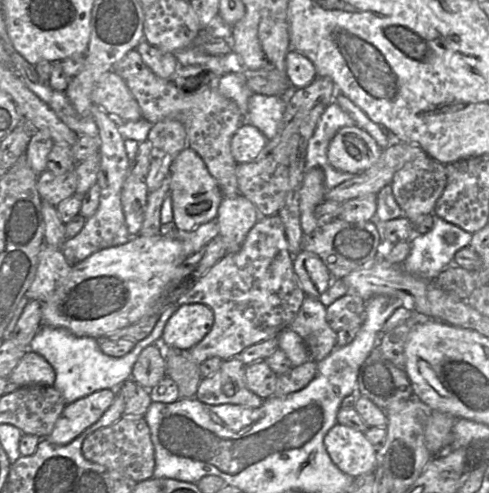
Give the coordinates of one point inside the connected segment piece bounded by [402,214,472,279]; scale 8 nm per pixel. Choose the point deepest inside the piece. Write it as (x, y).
(429, 254)

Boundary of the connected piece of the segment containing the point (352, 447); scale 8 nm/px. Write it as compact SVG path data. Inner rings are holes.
M335 424L324 437L324 446L334 464L344 473L358 477L374 472L380 453L364 433Z

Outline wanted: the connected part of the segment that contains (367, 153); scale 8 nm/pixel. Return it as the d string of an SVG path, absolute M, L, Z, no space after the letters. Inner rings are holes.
M345 126L331 140L327 158L333 168L357 175L373 166L383 149L358 126Z

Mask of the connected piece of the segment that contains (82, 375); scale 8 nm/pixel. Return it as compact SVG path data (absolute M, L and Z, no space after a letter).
M177 304L168 307L162 313L150 335L138 341L135 347L123 357L111 357L103 353L99 340L95 338L79 337L65 329L48 325L42 325L32 339L29 350L43 356L50 363L56 375L53 386L60 391L66 403L70 404L99 390L117 390L126 380L132 379L132 369L138 356L149 345L161 342L165 325L178 307Z

